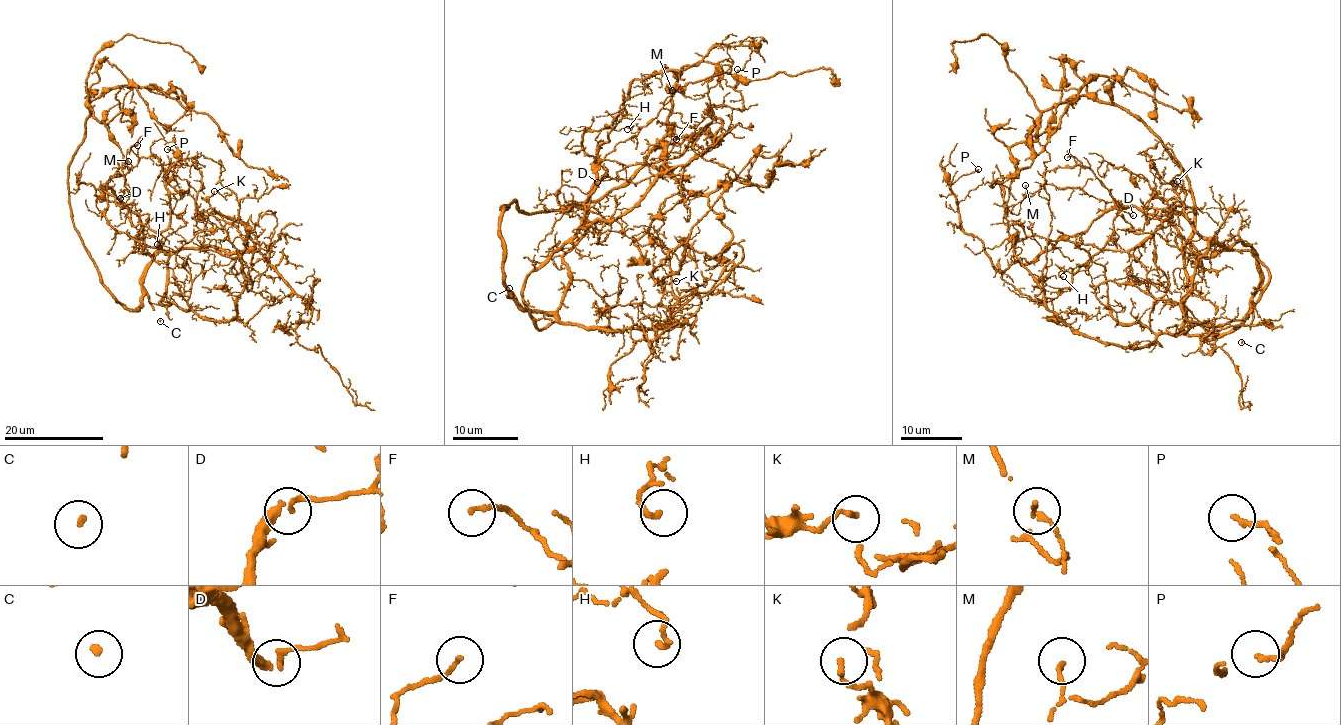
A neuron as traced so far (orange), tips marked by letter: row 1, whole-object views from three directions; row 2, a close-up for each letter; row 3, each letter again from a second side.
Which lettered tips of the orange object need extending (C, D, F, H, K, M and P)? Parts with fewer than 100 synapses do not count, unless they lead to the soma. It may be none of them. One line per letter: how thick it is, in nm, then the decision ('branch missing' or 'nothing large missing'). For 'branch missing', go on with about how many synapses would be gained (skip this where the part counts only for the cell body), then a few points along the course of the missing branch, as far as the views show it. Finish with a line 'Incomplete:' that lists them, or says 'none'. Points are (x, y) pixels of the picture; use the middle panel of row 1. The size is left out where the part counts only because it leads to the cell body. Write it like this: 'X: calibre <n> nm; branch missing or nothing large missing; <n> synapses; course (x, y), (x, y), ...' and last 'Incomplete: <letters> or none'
C: calibre 120 nm; branch missing
D: calibre 130 nm; nothing large missing
F: calibre 130 nm; nothing large missing
H: calibre 140 nm; nothing large missing
K: calibre 100 nm; nothing large missing
M: calibre 140 nm; nothing large missing
P: calibre 140 nm; nothing large missing
Incomplete: C

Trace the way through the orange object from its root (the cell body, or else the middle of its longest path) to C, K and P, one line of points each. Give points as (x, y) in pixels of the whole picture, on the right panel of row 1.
C: (1227, 332), (1250, 310), (1253, 322), (1241, 342)
K: (1227, 332), (1249, 311), (1256, 254), (1239, 240), (1228, 247), (1201, 234), (1177, 181)
P: (1227, 332), (1259, 281), (1251, 252), (1204, 258), (1168, 221), (1109, 208), (995, 269), (950, 187), (978, 169)

